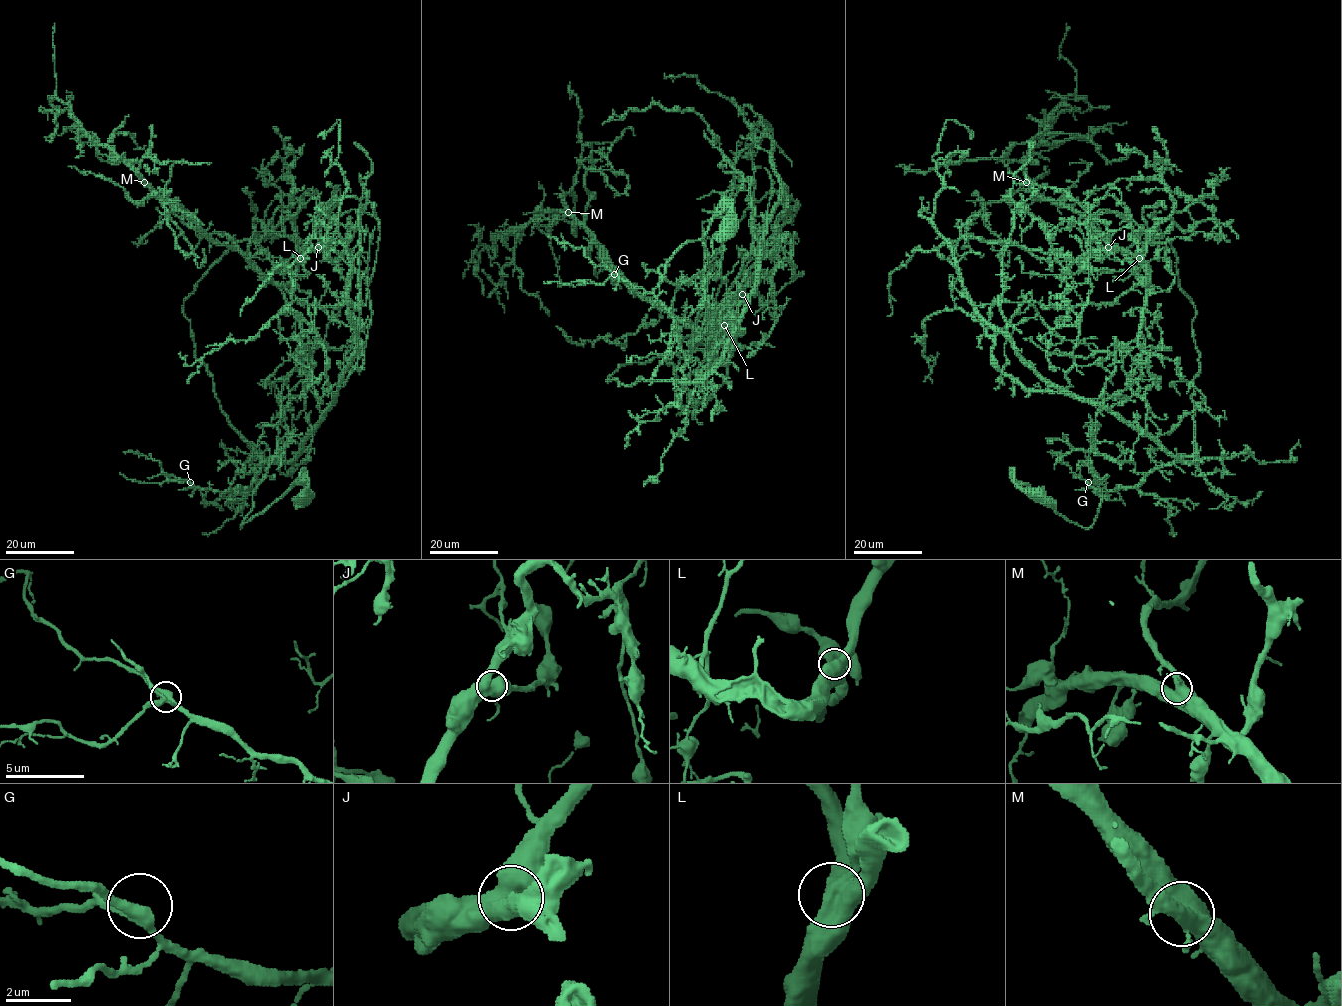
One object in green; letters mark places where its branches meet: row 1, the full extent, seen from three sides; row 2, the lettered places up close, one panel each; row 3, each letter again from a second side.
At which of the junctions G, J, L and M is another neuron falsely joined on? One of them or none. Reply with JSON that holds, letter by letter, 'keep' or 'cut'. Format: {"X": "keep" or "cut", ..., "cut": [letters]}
{"G": "keep", "J": "keep", "L": "cut", "M": "keep", "cut": ["L"]}

